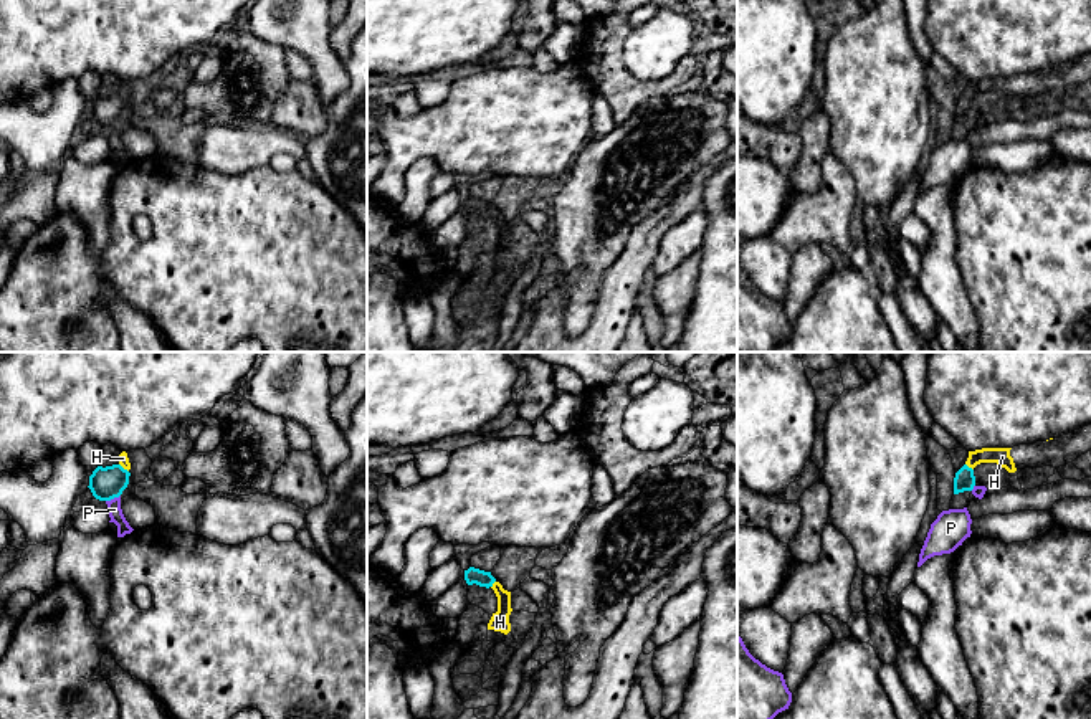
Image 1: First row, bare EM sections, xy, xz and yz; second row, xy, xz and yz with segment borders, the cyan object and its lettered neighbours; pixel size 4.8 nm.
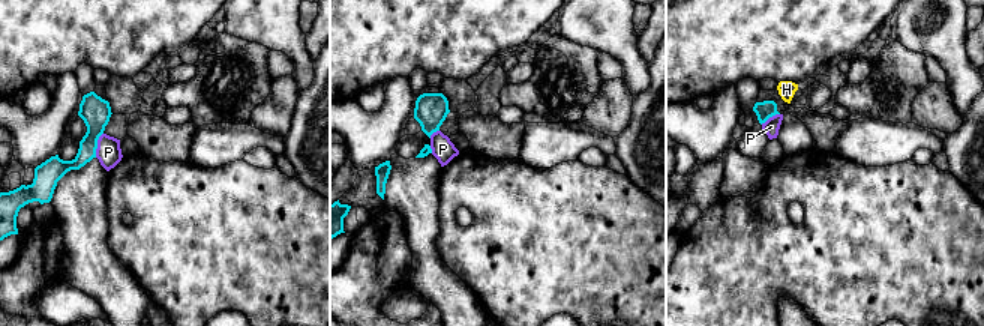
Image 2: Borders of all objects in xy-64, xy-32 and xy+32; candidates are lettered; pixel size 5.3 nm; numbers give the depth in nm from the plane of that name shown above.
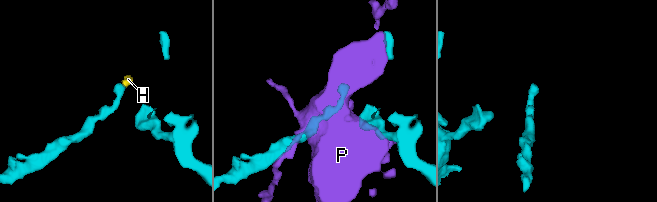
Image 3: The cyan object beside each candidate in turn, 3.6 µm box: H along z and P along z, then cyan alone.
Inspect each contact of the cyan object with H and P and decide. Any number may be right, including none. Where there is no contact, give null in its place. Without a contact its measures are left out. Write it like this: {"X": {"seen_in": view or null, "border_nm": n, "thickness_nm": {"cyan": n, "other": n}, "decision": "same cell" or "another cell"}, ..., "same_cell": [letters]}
{"H": {"seen_in": "yz", "border_nm": 50, "thickness_nm": {"cyan": 100, "other": 80}, "decision": "same cell"}, "P": {"seen_in": "xy", "border_nm": 80, "thickness_nm": {"cyan": 160, "other": 70}, "decision": "another cell"}, "same_cell": ["H"]}

